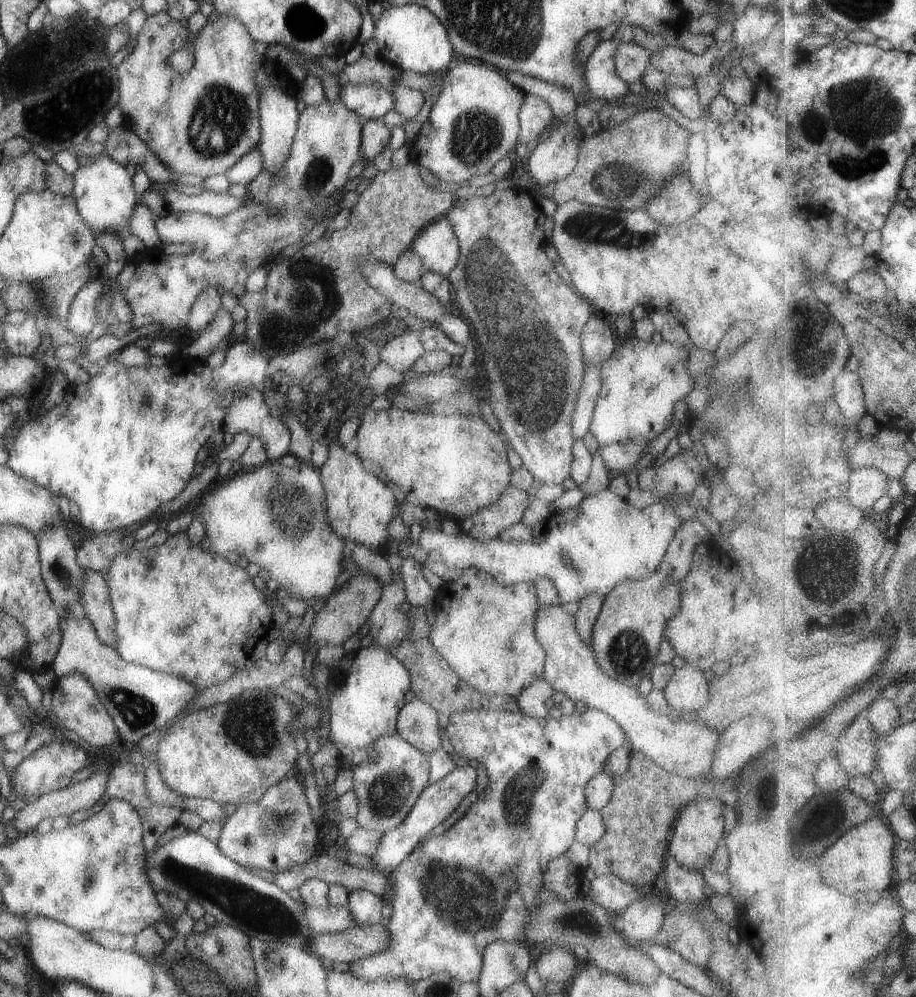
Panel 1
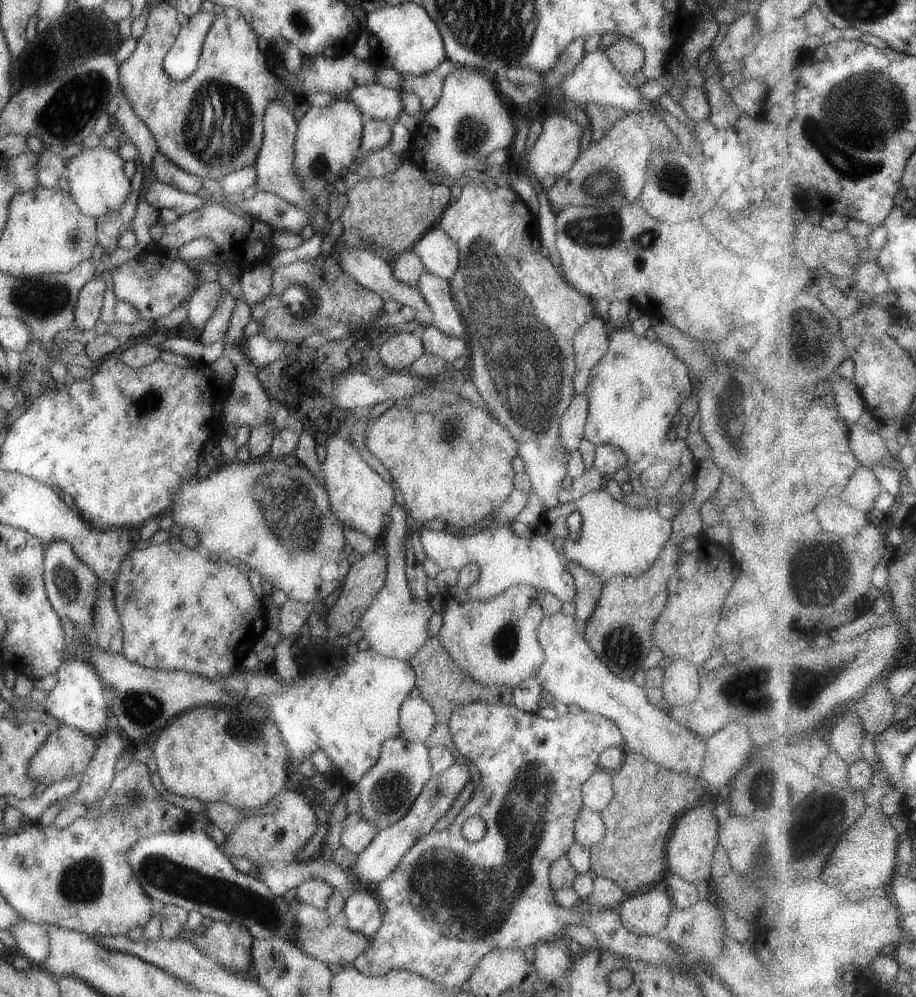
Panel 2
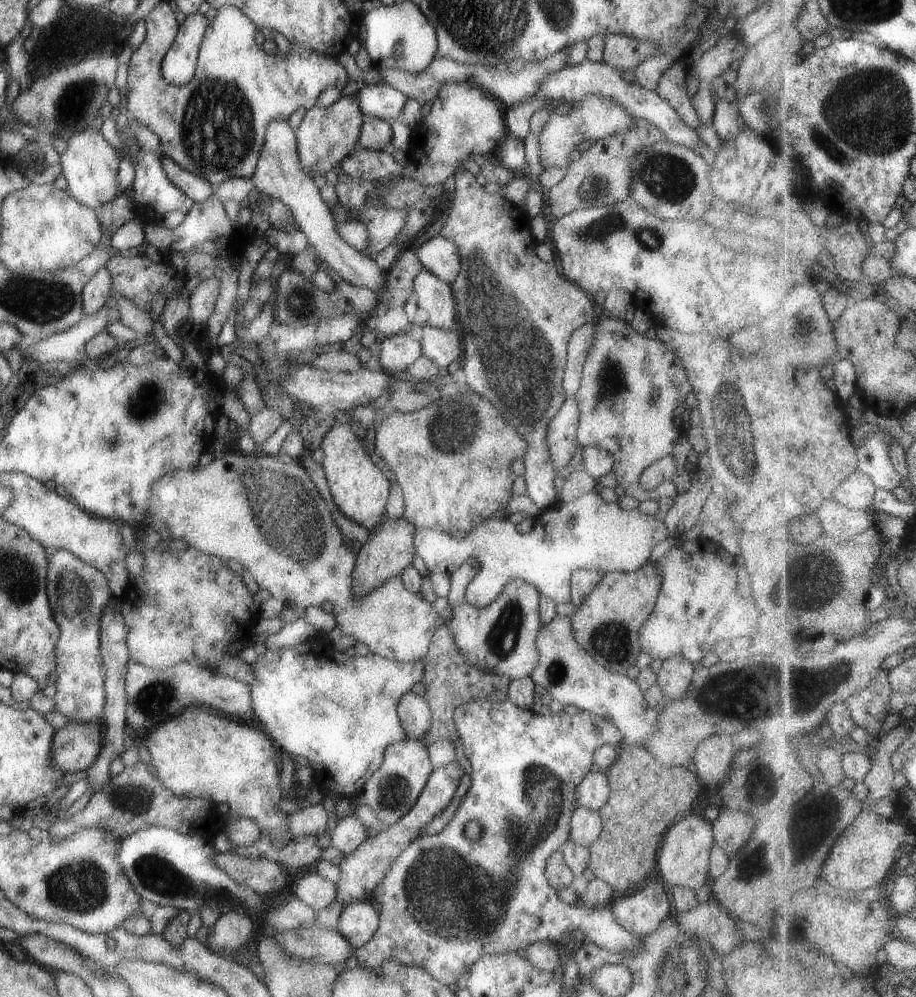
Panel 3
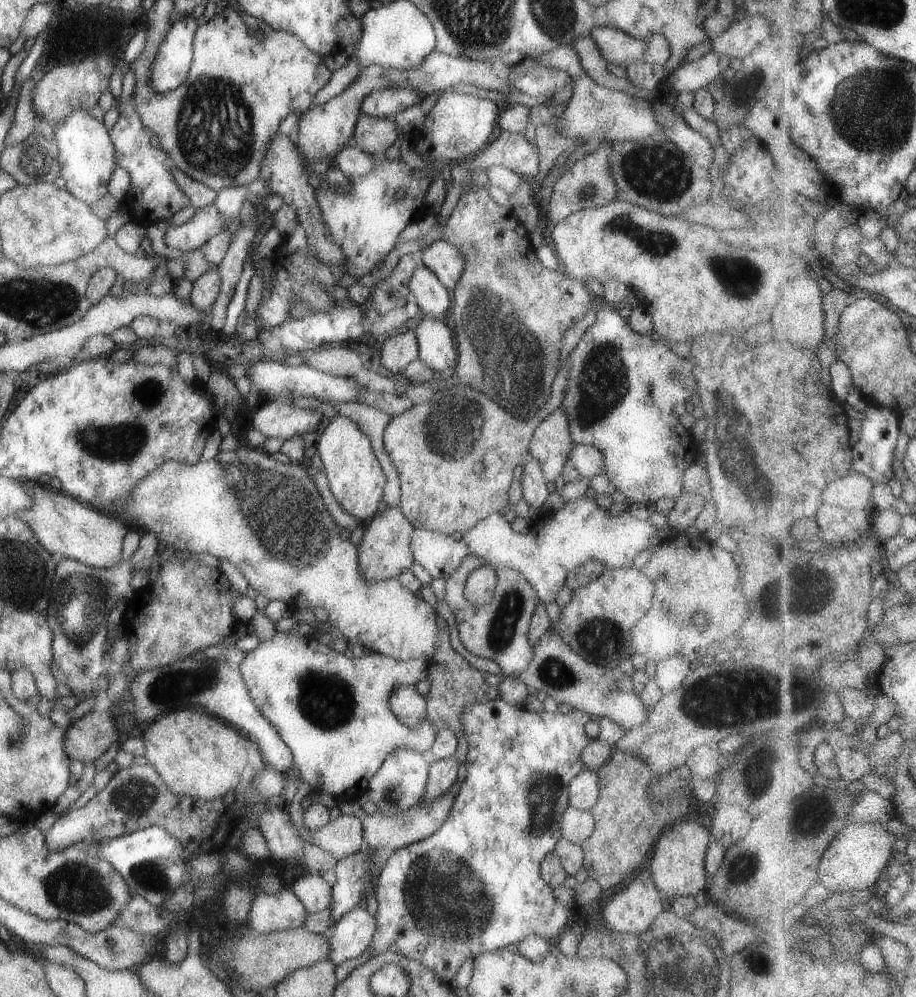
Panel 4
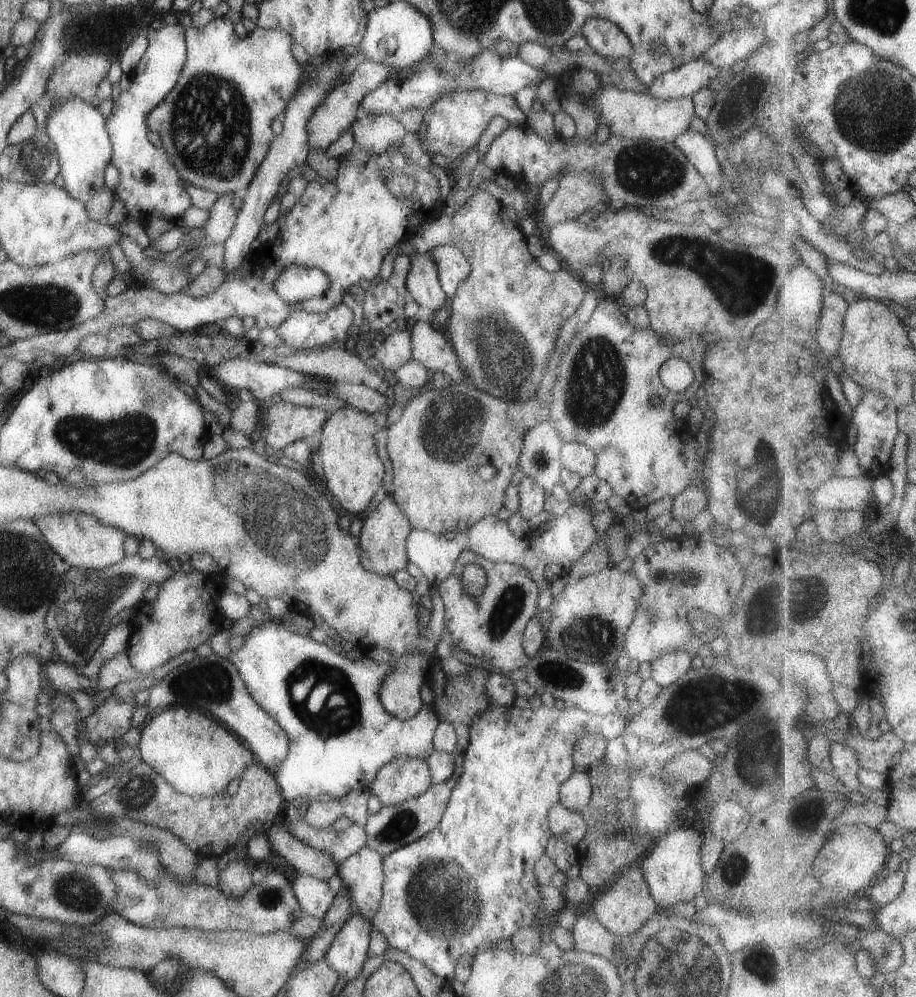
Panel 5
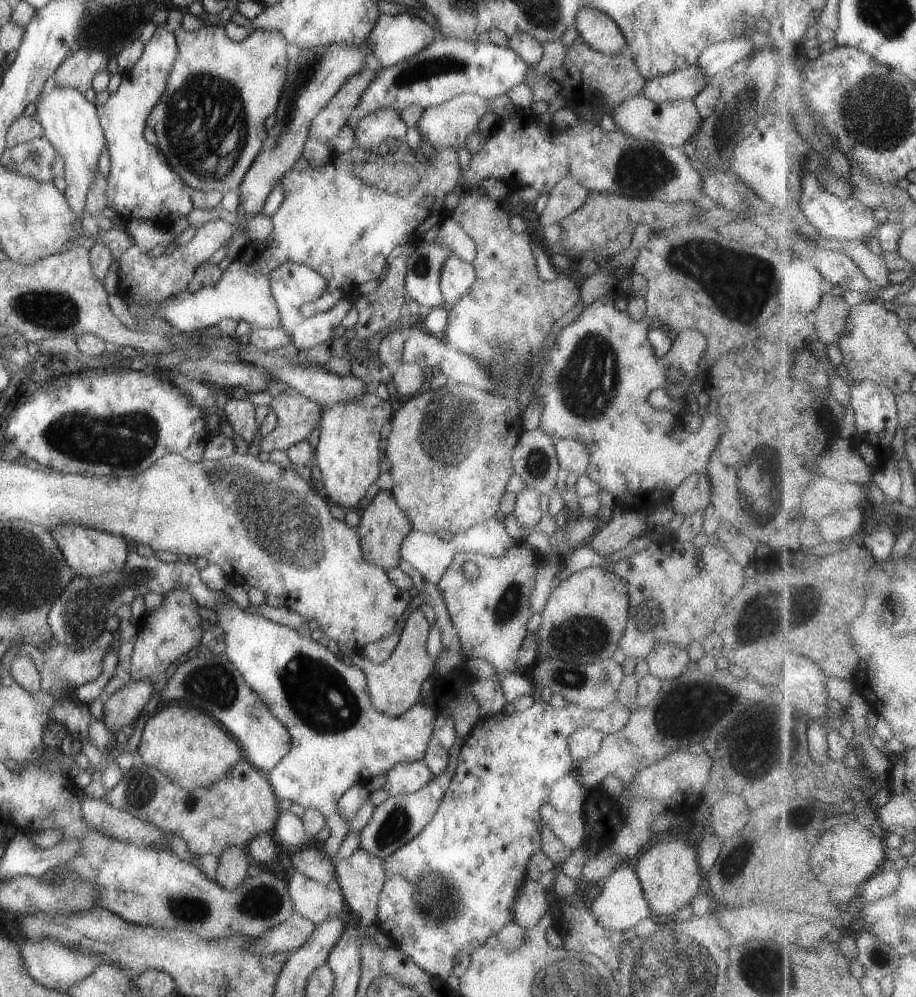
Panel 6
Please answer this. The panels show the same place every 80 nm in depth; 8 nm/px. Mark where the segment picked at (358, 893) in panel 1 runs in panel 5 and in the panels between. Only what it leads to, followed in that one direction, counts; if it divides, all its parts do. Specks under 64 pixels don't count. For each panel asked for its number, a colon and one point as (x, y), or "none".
2: (360, 913)
3: (358, 920)
4: (349, 937)
5: (348, 949)

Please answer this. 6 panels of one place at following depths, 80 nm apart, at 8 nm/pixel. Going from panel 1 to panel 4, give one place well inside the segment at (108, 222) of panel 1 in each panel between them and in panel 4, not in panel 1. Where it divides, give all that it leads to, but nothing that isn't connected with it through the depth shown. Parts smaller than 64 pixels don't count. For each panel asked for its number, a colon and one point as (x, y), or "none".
2: (96, 183)
3: (89, 164)
4: (86, 157)

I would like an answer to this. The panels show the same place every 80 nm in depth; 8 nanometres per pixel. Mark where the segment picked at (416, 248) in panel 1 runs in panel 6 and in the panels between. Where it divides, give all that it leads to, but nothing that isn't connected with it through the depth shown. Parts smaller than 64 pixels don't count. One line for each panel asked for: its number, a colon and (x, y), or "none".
2: (438, 254)
3: (439, 256)
4: (442, 258)
5: (452, 267)
6: (456, 276)

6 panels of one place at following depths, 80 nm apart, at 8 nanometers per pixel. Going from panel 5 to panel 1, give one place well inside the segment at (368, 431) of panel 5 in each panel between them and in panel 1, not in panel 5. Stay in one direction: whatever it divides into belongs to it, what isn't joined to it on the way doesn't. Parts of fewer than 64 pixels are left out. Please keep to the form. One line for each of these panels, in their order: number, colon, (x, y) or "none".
1: (358, 506)
2: (358, 498)
3: (359, 490)
4: (355, 479)

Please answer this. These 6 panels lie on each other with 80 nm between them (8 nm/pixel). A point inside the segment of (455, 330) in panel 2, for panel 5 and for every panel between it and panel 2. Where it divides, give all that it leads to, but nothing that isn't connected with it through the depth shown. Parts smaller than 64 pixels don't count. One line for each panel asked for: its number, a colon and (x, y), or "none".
3: (432, 294)
4: (433, 300)
5: (421, 282)

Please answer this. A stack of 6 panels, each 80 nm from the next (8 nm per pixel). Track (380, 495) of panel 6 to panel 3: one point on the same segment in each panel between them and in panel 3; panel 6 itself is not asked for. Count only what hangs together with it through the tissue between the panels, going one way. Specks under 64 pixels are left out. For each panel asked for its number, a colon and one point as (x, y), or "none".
3: (388, 549)
4: (383, 552)
5: (381, 540)

